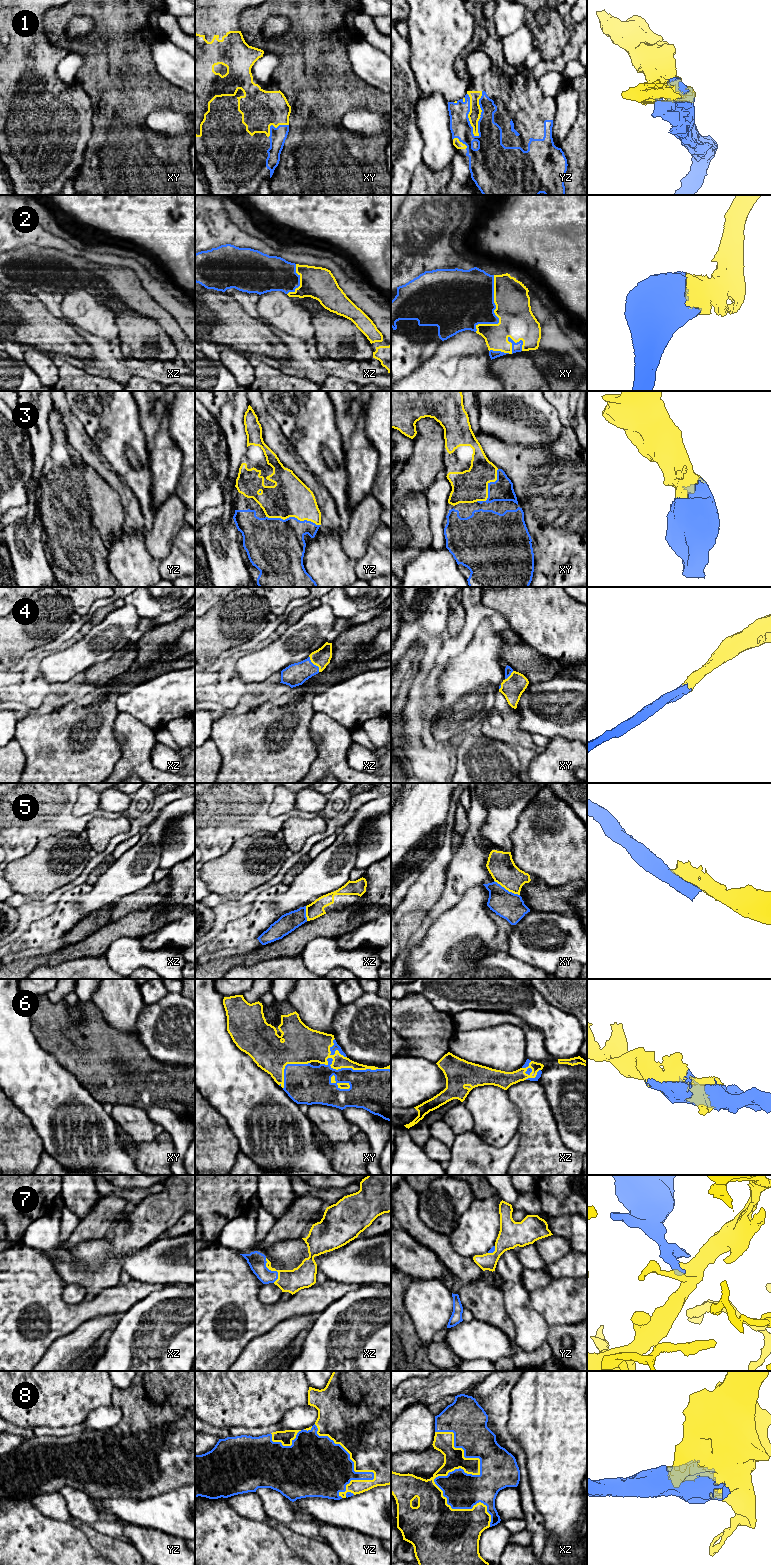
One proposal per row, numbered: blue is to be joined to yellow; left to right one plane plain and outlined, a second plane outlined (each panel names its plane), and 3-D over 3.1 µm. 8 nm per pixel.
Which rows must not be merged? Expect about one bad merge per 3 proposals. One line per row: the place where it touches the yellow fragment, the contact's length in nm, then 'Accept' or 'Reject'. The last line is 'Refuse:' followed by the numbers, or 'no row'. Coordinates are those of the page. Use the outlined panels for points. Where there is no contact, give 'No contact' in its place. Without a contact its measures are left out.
1: Touches yellow at yz (480, 114). Shared border 380 nm. Accept
2: Touches yellow at xy (494, 312). Shared border 480 nm. Accept
3: Touches yellow at yz (293, 516). Shared border 440 nm. Accept
4: Touches yellow at xz (314, 664). Shared border 150 nm. Accept
5: Touches yellow at xy (507, 889). Shared border 240 nm. Reject
6: Touches yellow at xy (355, 1069). Shared border 550 nm. Accept
7: Touches yellow at xz (273, 1270). Shared border 220 nm. Accept
8: Touches yellow at xz (452, 1470). Shared border 900 nm. Accept
Refuse: 5

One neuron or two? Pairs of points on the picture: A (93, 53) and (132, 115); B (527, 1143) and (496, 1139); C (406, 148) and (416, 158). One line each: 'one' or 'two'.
A: one
B: two
C: one

